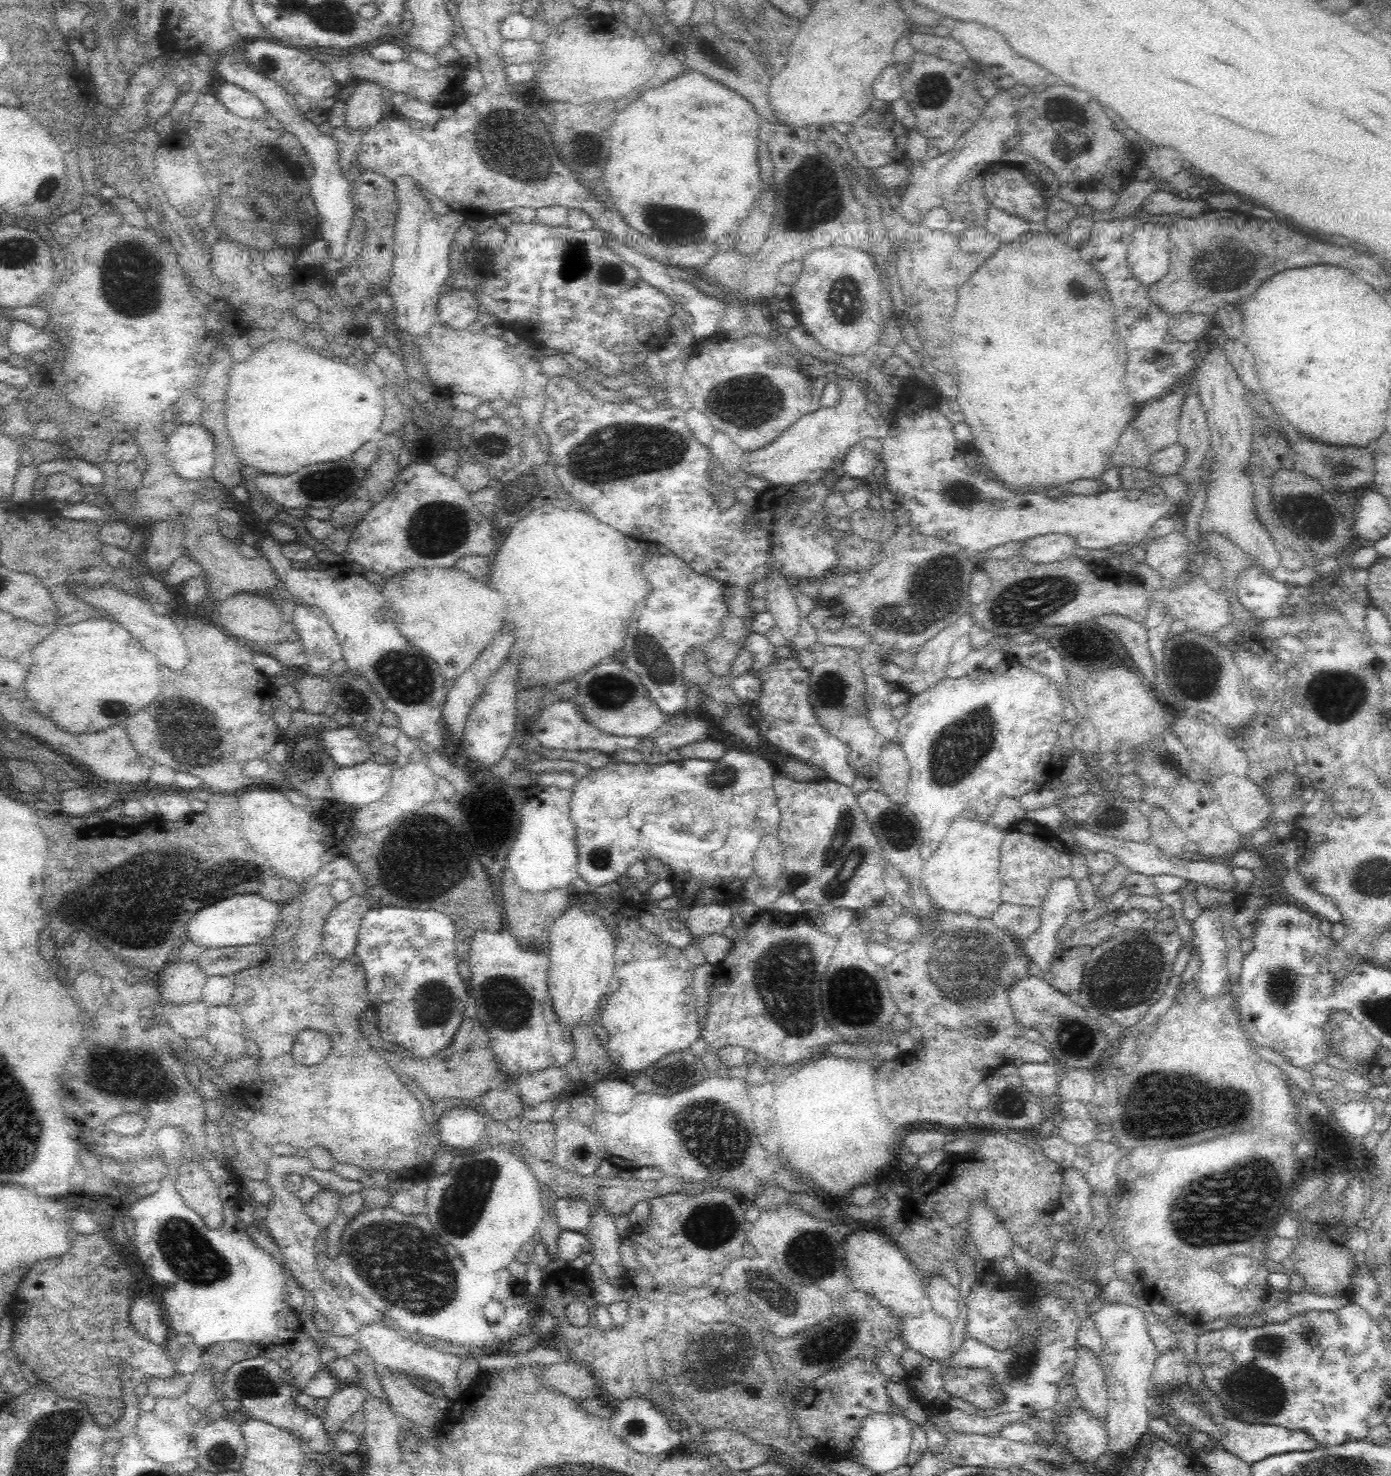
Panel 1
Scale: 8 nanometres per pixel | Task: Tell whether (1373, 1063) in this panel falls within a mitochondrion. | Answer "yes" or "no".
no

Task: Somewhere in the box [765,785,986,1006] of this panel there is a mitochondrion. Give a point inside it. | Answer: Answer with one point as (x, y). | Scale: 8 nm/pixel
(844, 855)

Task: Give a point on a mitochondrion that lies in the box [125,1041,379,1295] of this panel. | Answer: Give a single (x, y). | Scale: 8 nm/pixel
(186, 1252)

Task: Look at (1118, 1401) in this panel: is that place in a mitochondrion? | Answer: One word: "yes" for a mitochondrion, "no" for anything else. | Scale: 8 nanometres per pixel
no

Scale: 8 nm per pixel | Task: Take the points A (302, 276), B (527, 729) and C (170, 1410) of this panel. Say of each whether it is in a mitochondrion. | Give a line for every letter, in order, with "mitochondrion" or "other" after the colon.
A: other
B: other
C: other

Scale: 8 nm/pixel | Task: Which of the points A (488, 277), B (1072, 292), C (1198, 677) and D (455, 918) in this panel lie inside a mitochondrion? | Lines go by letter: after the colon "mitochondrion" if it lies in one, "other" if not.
A: other
B: mitochondrion
C: mitochondrion
D: other

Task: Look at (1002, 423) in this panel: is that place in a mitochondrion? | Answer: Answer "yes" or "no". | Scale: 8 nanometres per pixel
no

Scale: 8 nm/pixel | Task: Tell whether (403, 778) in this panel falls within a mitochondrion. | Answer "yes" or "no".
no

